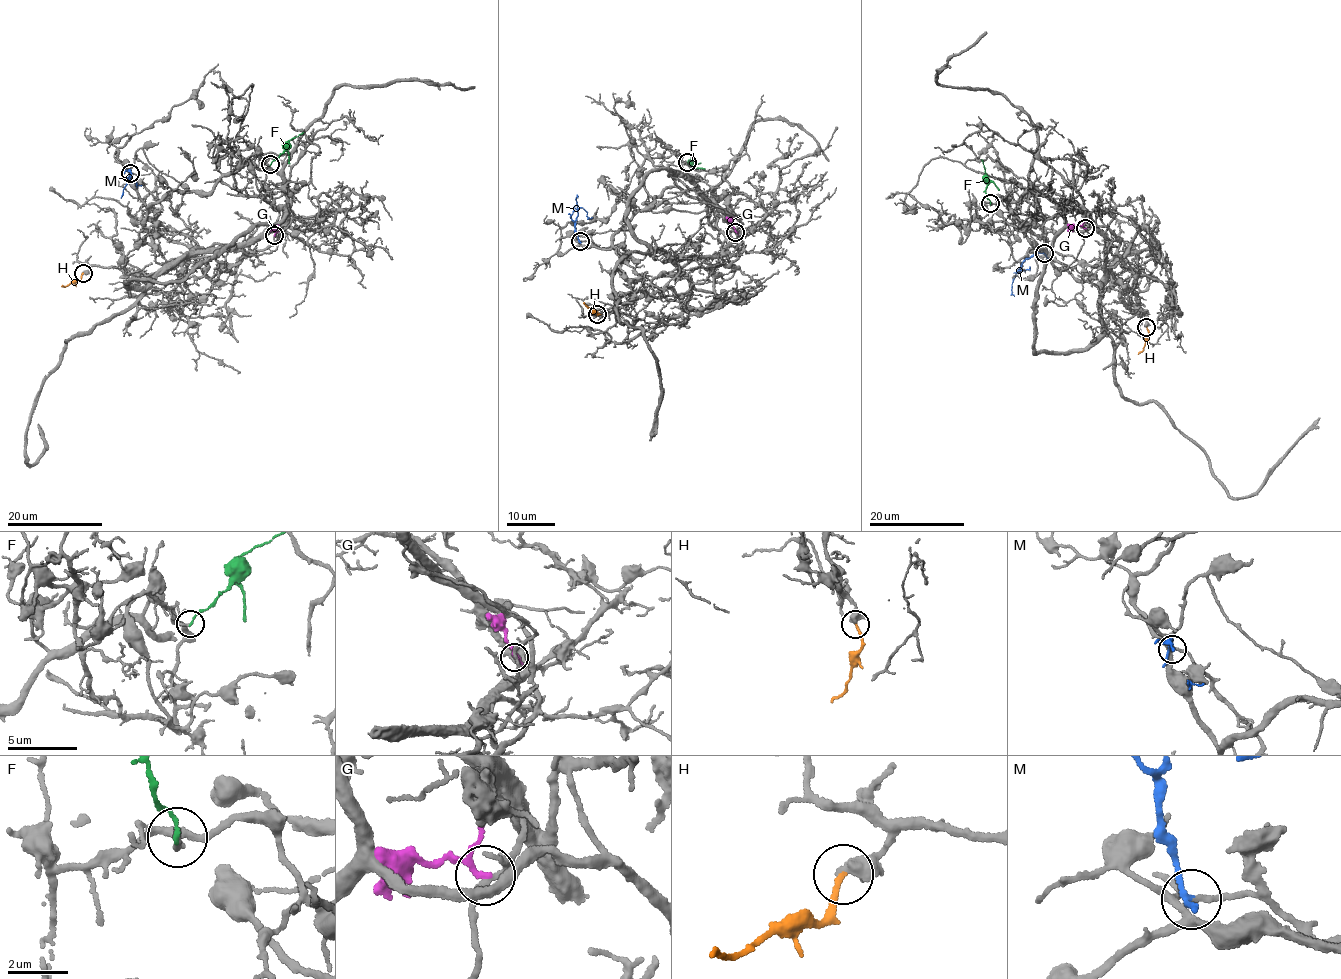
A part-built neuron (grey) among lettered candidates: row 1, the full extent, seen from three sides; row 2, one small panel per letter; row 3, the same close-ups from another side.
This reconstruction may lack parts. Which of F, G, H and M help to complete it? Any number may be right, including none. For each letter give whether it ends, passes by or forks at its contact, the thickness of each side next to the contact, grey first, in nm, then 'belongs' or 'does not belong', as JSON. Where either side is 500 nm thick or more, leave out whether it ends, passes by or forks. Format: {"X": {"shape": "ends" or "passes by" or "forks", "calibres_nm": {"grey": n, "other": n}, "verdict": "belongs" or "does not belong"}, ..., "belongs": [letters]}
{"F": {"shape": "ends", "calibres_nm": {"grey": 140, "other": 120}, "verdict": "does not belong"}, "G": {"shape": "passes by", "calibres_nm": {"grey": 150, "other": 150}, "verdict": "does not belong"}, "H": {"calibres_nm": {"grey": 550, "other": 180}, "verdict": "belongs"}, "M": {"shape": "passes by", "calibres_nm": {"grey": 180, "other": 160}, "verdict": "belongs"}, "belongs": ["H", "M"]}

